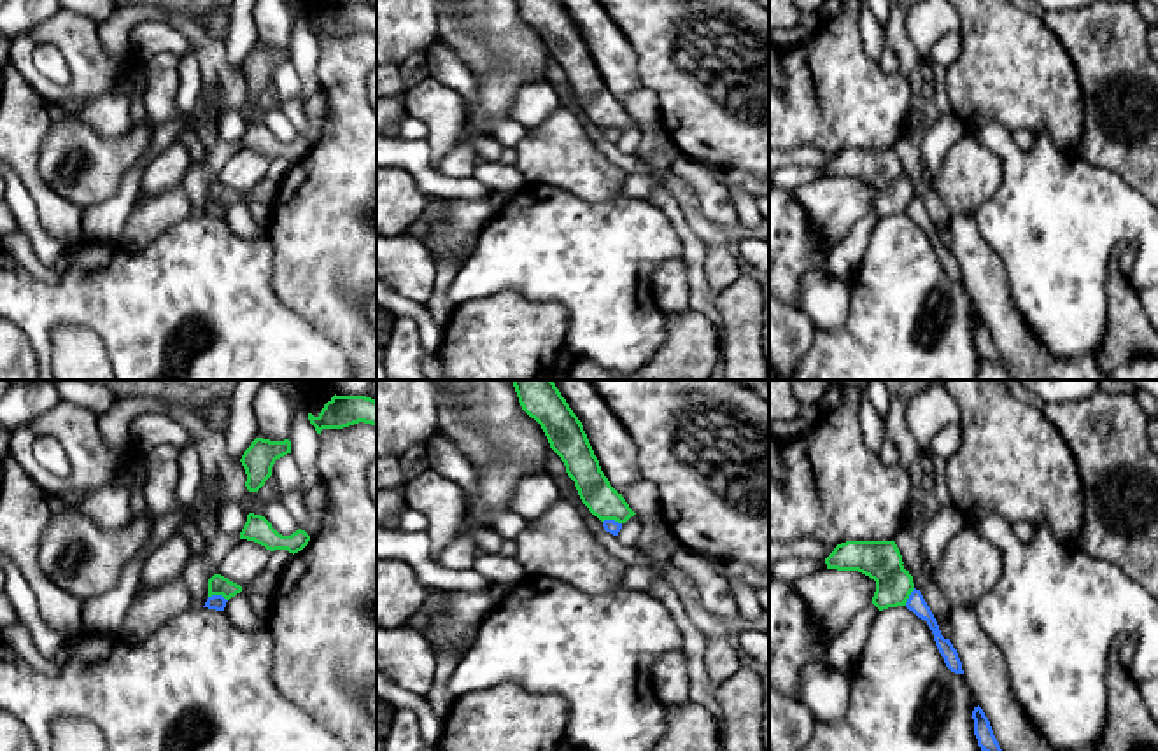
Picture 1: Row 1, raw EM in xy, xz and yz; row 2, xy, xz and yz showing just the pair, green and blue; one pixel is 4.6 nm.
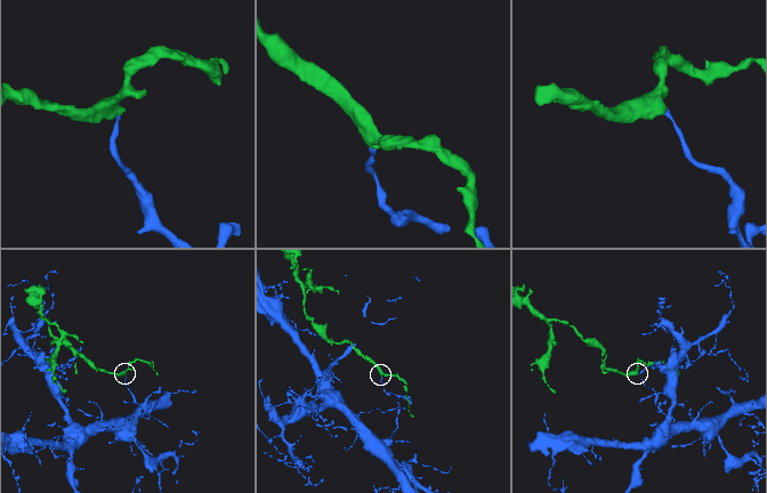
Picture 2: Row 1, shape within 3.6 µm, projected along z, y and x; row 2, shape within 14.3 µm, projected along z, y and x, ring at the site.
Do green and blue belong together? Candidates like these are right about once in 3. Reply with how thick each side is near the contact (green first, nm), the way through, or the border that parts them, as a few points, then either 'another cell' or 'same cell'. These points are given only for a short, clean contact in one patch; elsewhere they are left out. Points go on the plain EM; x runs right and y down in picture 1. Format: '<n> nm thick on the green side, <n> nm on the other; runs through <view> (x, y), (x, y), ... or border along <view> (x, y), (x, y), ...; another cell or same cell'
100 nm thick on the green side, 70 nm on the other; border along xy (209, 203), (221, 203), (226, 209); another cell

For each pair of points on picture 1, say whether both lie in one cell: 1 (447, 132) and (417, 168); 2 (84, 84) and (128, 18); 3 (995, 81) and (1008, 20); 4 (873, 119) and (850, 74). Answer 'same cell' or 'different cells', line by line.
1: different cells
2: different cells
3: same cell
4: same cell

